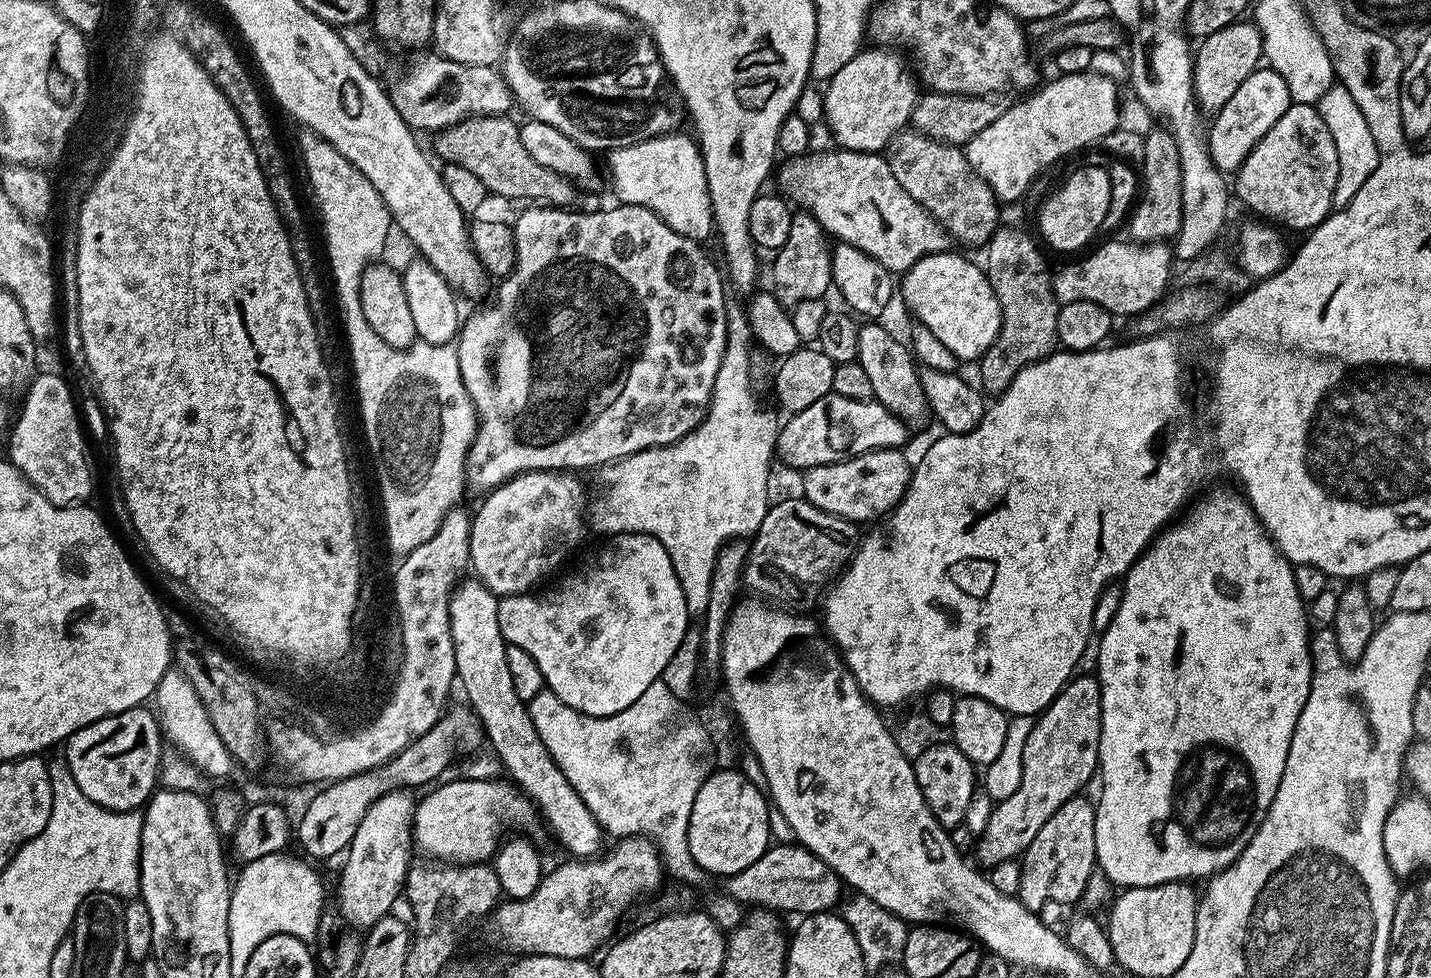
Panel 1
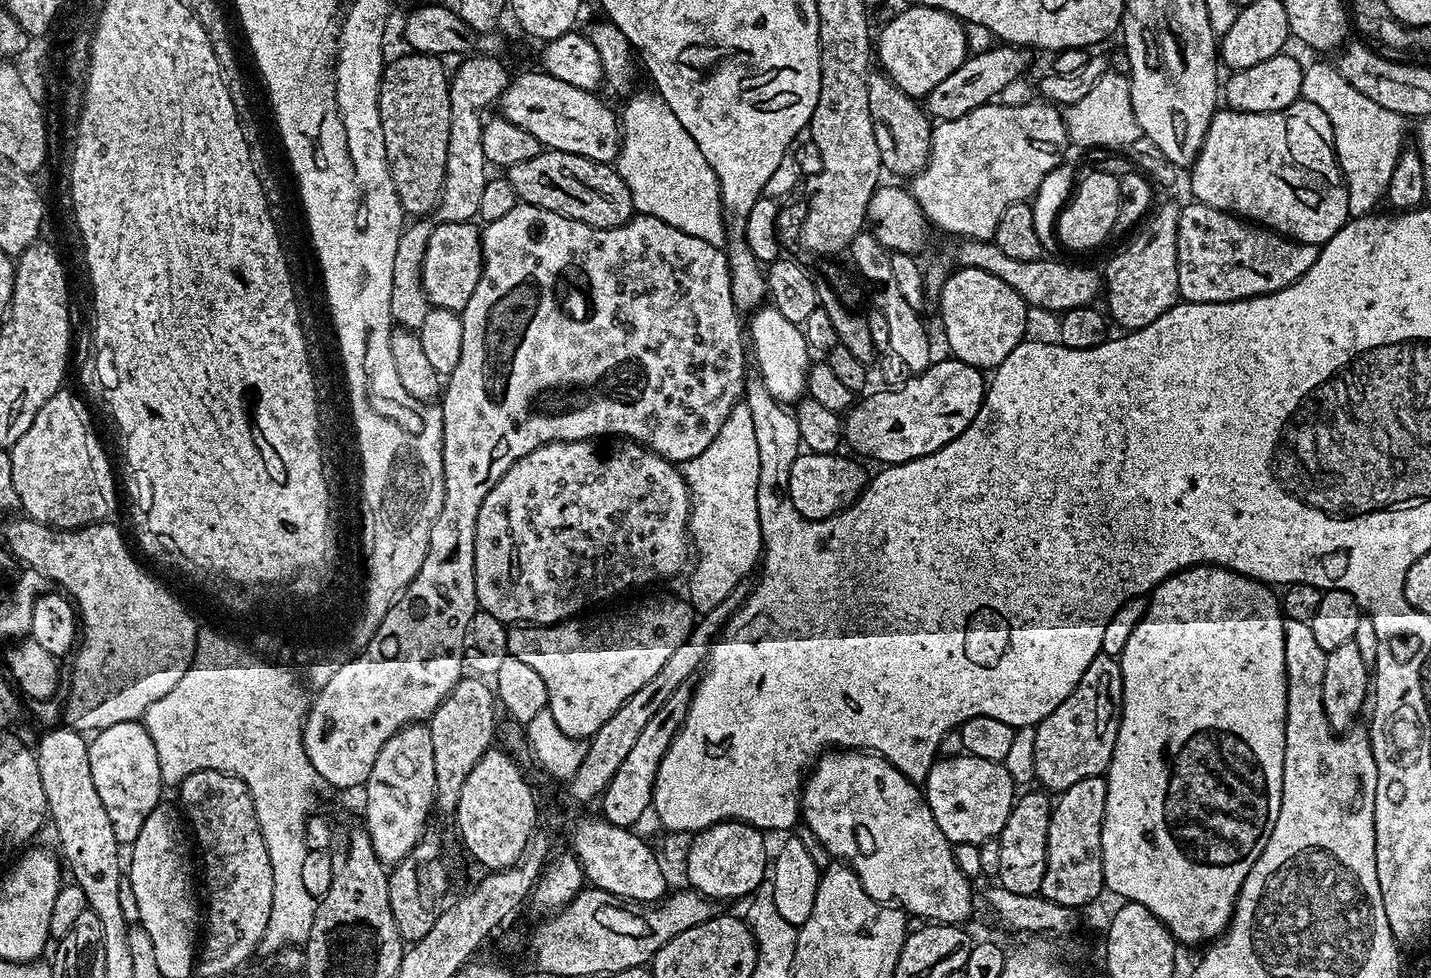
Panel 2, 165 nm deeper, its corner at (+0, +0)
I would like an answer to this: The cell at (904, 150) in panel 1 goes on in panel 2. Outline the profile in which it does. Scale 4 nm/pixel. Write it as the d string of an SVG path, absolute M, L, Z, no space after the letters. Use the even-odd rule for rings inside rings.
M882 70L869 71L866 99L870 102L870 122L874 122L874 142L878 142L881 169L905 178L918 176L927 166L932 149L934 124L928 112Z

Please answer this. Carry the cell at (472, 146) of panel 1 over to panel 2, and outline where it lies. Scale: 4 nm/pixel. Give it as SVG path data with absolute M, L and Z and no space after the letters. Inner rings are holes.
M542 150L534 158L507 165L506 177L519 203L581 220L586 226L613 228L634 215L630 190L611 163L603 164L569 152Z

